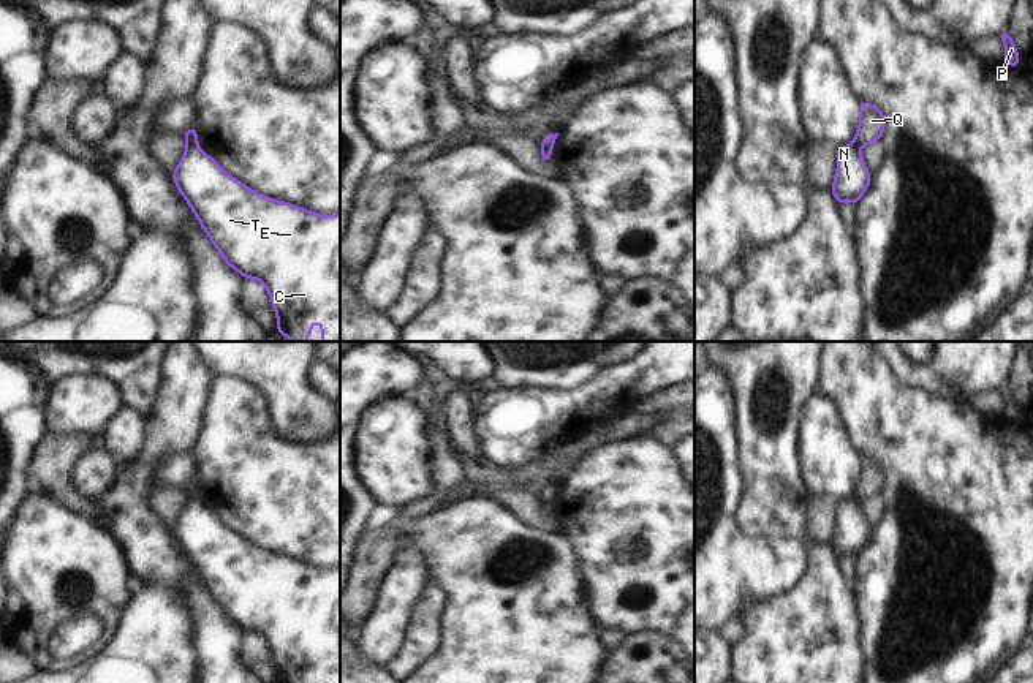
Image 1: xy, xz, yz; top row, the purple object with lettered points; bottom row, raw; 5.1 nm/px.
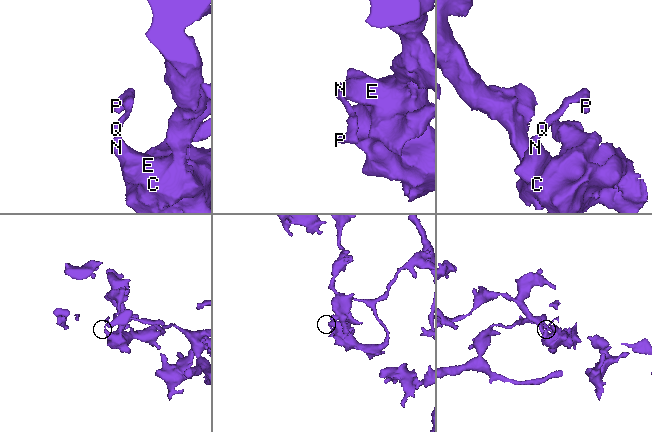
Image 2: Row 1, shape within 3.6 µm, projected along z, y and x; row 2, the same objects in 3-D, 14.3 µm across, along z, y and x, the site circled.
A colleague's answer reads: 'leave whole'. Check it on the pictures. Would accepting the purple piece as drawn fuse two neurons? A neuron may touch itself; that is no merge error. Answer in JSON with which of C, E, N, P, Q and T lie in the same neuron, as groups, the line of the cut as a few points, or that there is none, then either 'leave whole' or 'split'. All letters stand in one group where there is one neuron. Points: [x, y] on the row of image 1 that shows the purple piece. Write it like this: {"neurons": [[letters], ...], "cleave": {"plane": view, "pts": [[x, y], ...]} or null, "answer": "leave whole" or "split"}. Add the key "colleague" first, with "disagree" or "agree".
{"colleague": "disagree", "neurons": [["C", "E", "N", "T"], ["P", "Q"]], "cleave": {"plane": "xy", "pts": [[196, 143], [187, 146]]}, "answer": "split"}

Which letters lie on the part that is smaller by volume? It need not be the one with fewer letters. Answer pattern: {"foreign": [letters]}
{"foreign": ["P", "Q"]}

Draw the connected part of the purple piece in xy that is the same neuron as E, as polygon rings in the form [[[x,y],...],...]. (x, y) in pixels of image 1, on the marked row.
[[[198,144],[187,145],[171,177],[223,261],[244,280],[258,280],[266,286],[277,315],[277,334],[291,342],[307,342],[312,323],[320,319],[321,342],[340,342],[340,213],[320,215],[256,193],[223,171]]]

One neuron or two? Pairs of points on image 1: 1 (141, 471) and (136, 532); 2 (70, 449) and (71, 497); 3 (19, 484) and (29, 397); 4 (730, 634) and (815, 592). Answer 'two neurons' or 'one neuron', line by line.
1: one neuron
2: one neuron
3: one neuron
4: two neurons

